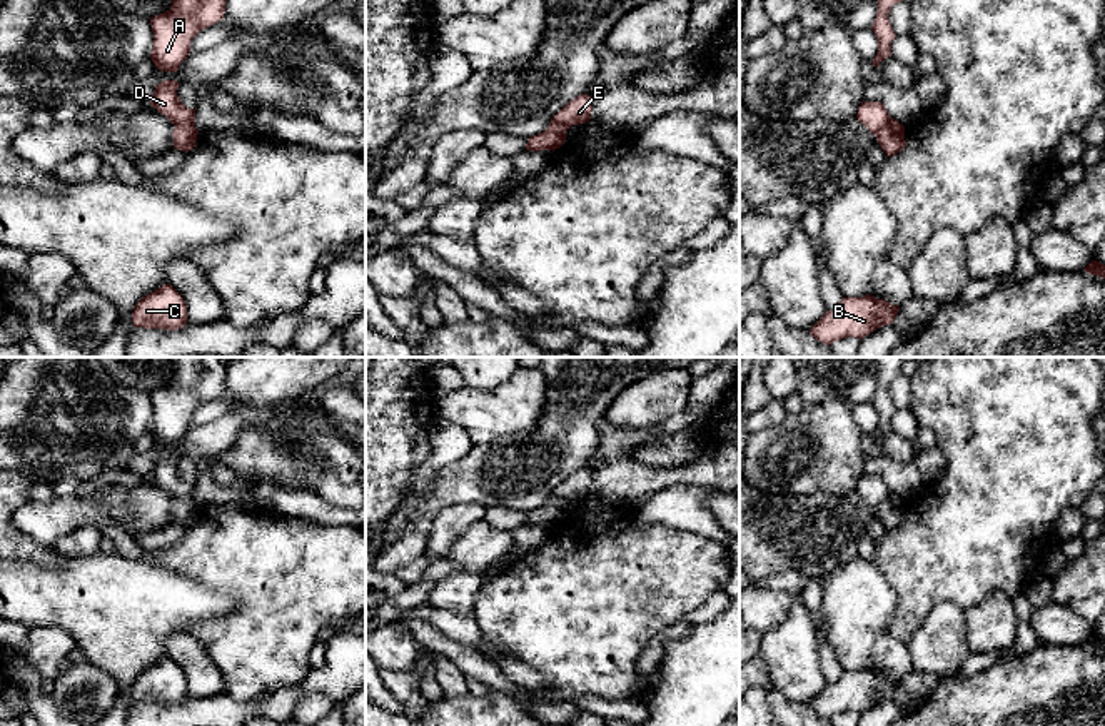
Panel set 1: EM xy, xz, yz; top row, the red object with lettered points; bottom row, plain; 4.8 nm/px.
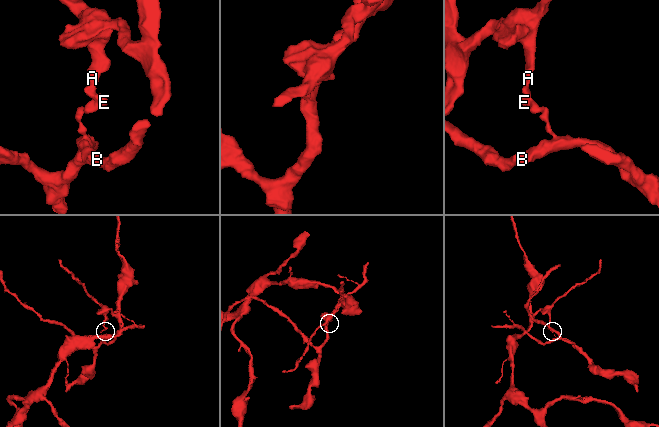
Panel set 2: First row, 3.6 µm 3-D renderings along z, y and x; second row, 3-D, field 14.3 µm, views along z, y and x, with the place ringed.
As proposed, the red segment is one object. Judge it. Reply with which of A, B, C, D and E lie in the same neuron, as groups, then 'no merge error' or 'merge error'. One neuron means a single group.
A D E / B C | merge error

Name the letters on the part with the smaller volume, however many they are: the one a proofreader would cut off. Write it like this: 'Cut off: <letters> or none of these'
Cut off: B, C

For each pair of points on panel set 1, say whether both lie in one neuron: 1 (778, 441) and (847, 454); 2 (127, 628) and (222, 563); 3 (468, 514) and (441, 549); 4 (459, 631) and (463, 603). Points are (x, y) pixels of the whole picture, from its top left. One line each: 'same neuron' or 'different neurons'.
1: same neuron
2: different neurons
3: same neuron
4: different neurons

